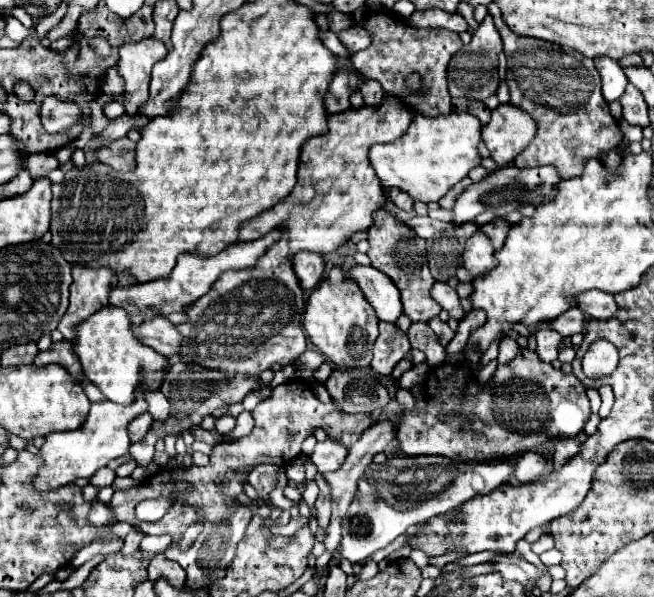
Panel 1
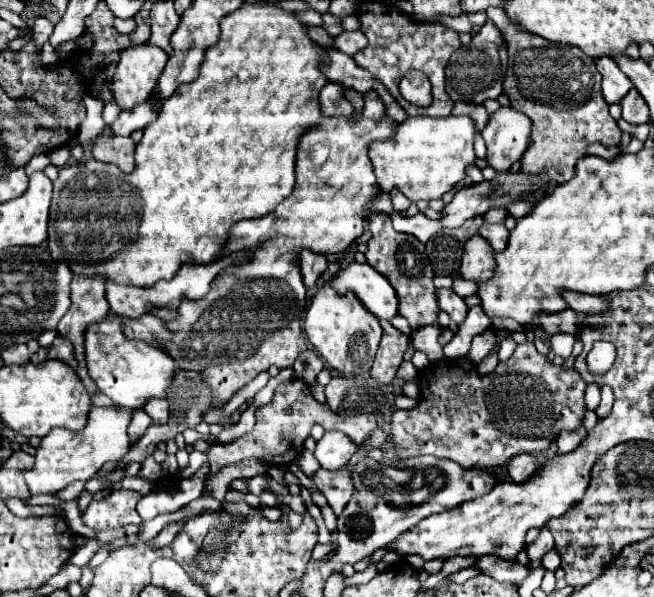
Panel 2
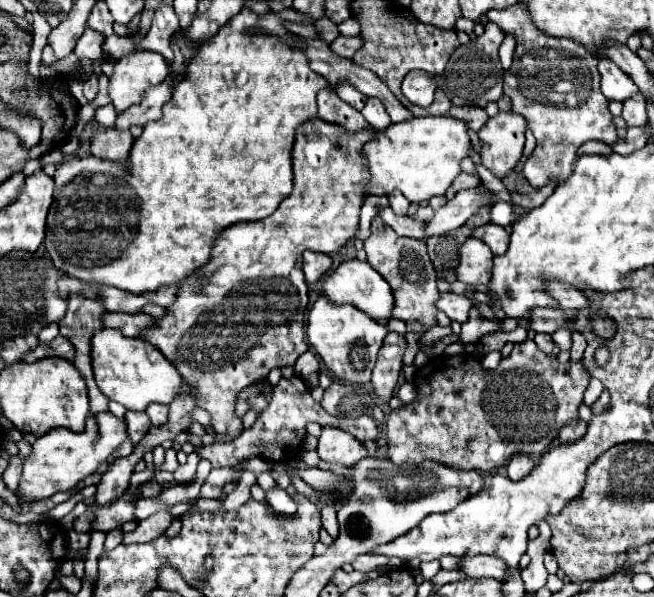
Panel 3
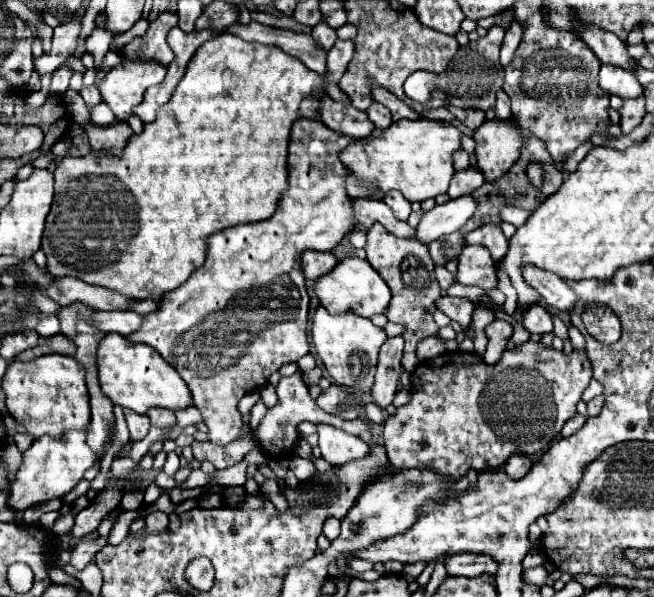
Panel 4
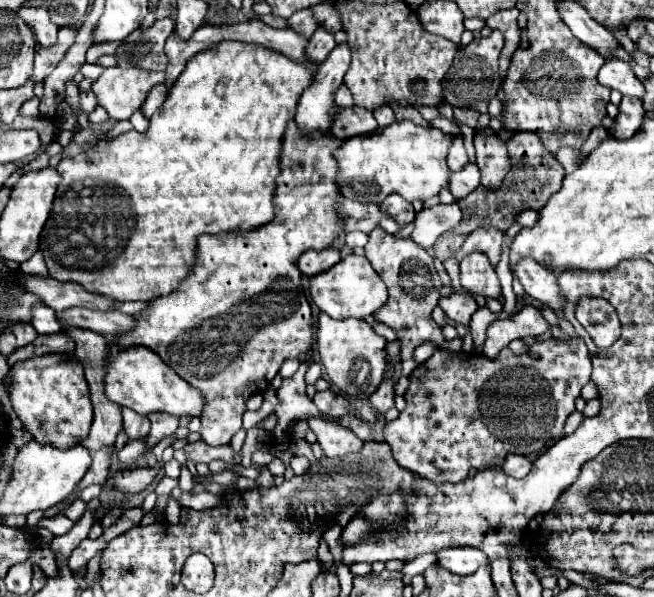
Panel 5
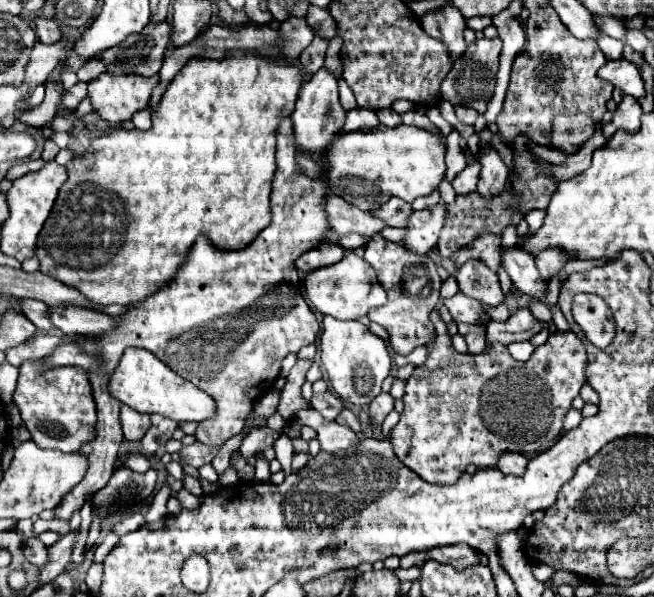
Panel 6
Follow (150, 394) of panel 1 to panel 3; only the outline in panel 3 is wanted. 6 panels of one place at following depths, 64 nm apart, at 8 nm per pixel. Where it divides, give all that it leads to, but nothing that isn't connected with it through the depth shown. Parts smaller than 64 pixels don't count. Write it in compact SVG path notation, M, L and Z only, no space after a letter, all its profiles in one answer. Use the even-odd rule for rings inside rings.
M150 404L146 414L150 416L154 426L164 426L168 422L168 406L164 406L164 404Z

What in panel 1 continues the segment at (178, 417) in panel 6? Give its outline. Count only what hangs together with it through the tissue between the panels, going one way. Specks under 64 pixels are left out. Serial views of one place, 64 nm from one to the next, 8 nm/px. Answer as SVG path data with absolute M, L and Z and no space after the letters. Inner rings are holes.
M104 306L100 312L94 312L88 320L76 326L76 336L72 340L72 348L80 358L84 368L84 376L98 386L98 390L116 404L132 404L136 384L146 386L148 390L156 390L162 384L164 370L168 368L168 360L154 352L152 348L140 344L136 336L132 336L132 324L128 314L118 306ZM144 372L144 376L142 376Z

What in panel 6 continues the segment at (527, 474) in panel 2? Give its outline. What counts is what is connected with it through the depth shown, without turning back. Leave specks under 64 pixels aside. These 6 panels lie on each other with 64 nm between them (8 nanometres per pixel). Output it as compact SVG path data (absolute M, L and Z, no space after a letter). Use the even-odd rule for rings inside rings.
M504 452L498 460L498 468L504 474L512 474L512 476L522 476L526 472L526 466L528 466L528 458L518 452Z

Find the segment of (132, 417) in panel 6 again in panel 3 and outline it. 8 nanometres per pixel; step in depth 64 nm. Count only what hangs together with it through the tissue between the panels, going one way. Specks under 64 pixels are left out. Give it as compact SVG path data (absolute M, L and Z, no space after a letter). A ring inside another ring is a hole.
M126 412L126 424L128 424L128 436L134 444L138 444L150 428L150 420L146 412Z

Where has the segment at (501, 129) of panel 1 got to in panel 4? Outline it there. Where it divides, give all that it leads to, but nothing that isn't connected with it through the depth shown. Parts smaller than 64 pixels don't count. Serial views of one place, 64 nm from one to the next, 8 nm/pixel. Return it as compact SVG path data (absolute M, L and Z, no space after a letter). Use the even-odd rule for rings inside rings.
M494 118L474 132L474 142L478 168L486 182L494 182L516 164L516 156L520 156L522 148L522 130L512 118Z

